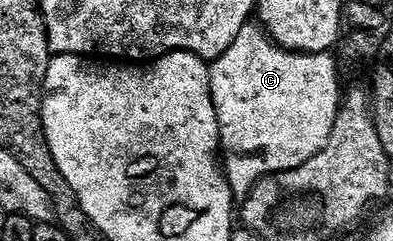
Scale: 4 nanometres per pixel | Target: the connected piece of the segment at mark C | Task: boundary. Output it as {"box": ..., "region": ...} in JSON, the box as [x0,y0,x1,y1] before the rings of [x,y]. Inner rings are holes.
{"box":[210,25,340,200],"region":[[[258,25],[240,29],[240,37],[228,45],[228,53],[210,63],[210,88],[218,114],[220,155],[235,200],[245,200],[266,176],[296,169],[324,149],[340,106],[338,71],[340,63],[333,54],[285,51]]]}

